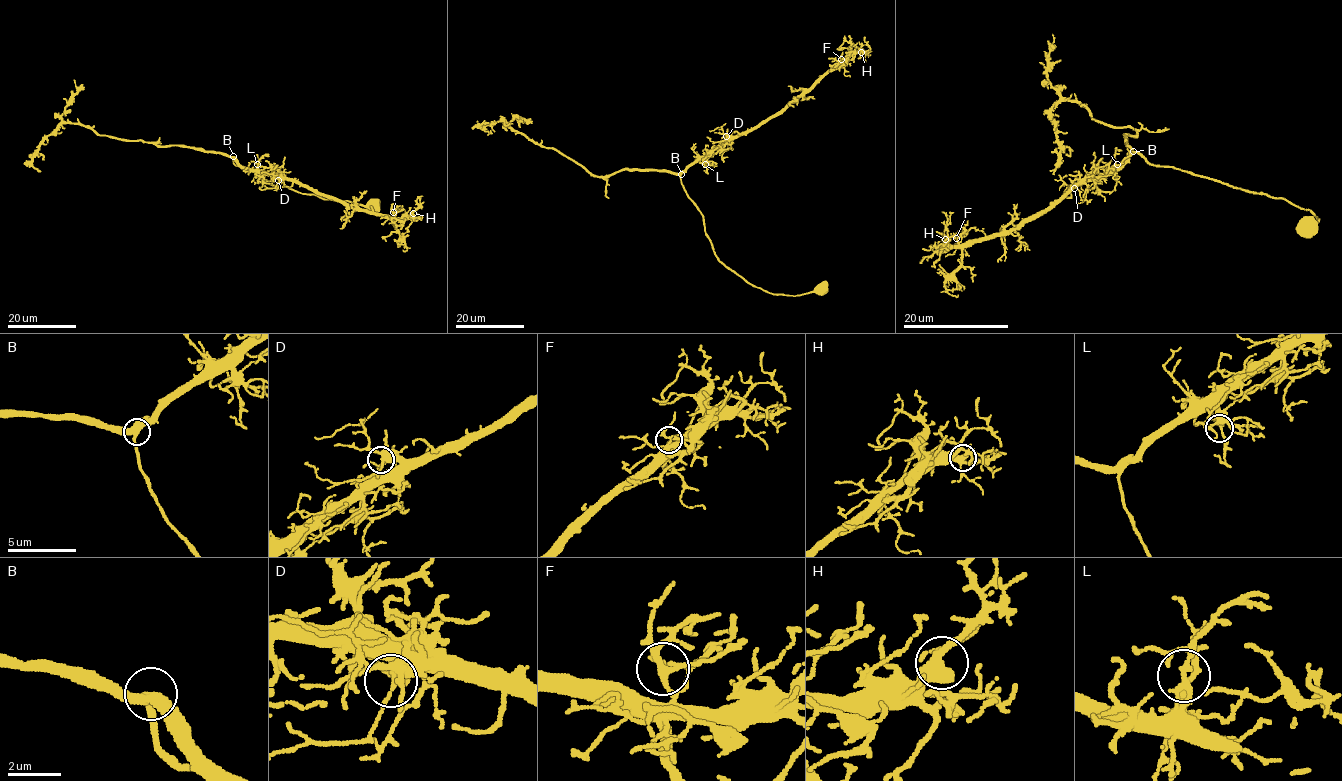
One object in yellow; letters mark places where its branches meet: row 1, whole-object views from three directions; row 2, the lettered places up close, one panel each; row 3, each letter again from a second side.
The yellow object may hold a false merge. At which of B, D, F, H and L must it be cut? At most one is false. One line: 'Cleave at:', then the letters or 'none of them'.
Cleave at: none of them

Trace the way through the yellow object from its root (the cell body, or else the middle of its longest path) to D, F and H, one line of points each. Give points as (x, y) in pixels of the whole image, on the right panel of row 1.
D: (1307, 223), (1313, 227), (1319, 219), (1284, 198), (1157, 166), (1136, 152), (1114, 172), (1085, 177), (1074, 188)
F: (1307, 223), (1319, 219), (1284, 198), (1131, 152), (1114, 172), (1086, 177), (1010, 231), (961, 244), (956, 238)
H: (1307, 223), (1319, 219), (1284, 198), (1131, 152), (1114, 172), (1086, 177), (1010, 231), (960, 245), (945, 239)

